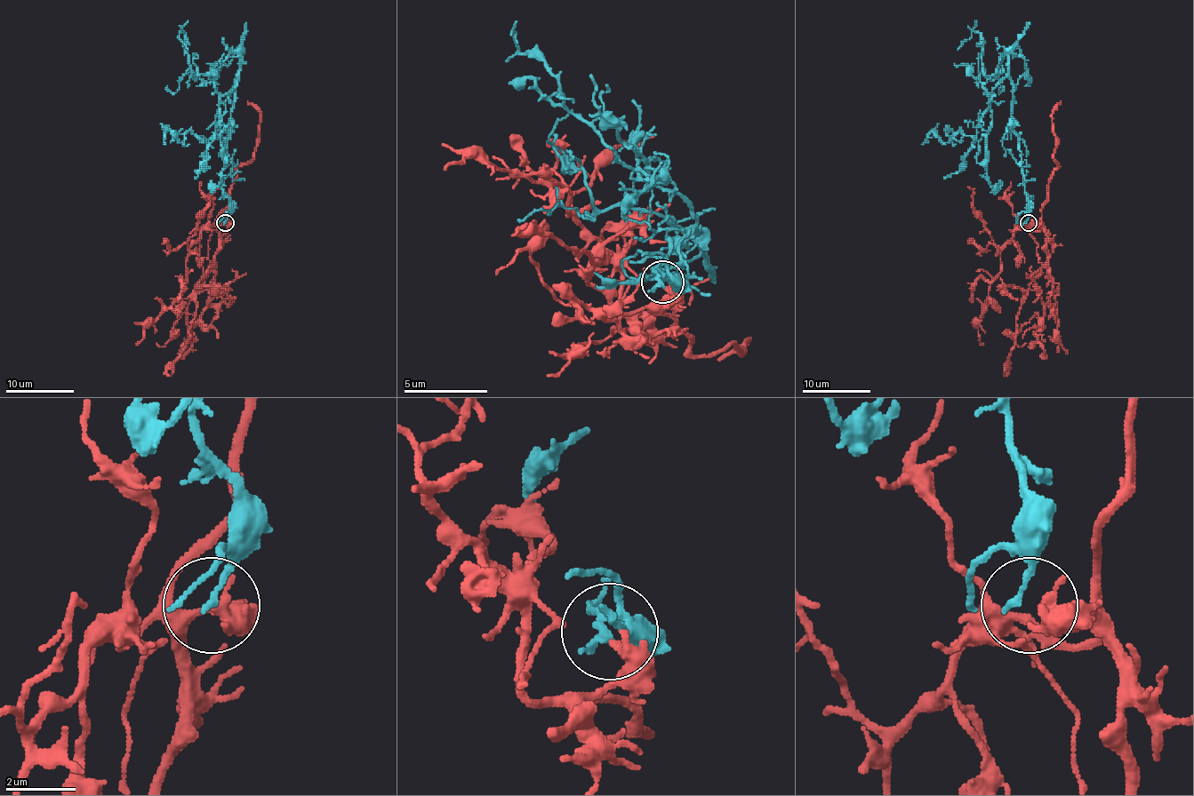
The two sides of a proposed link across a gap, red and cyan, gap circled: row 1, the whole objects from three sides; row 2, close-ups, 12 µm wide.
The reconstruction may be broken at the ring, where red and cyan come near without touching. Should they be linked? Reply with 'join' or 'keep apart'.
join

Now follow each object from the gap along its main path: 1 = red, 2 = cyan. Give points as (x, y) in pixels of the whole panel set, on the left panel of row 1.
1: (225, 223), (227, 225), (204, 228), (189, 252), (182, 293), (145, 330), (145, 337), (136, 345)
2: (225, 223), (237, 77), (220, 96), (217, 135), (189, 131), (180, 142), (167, 131), (165, 144)

